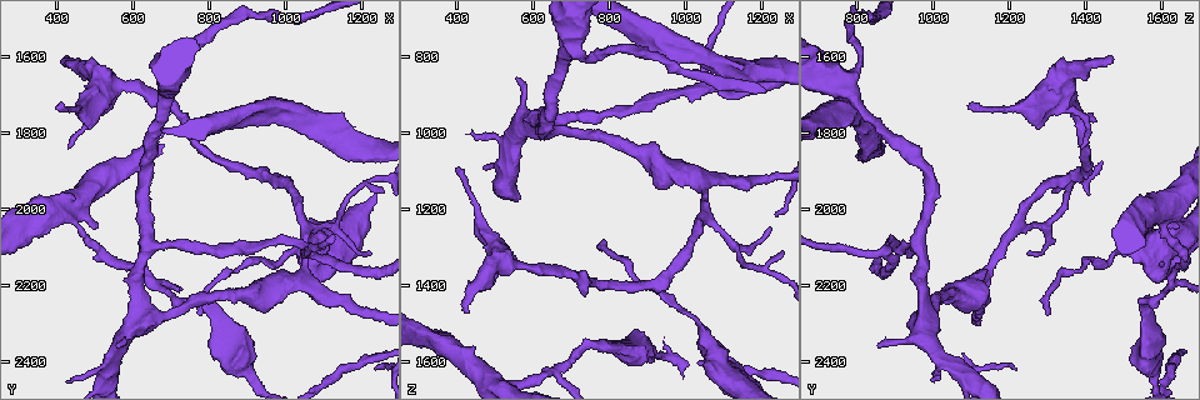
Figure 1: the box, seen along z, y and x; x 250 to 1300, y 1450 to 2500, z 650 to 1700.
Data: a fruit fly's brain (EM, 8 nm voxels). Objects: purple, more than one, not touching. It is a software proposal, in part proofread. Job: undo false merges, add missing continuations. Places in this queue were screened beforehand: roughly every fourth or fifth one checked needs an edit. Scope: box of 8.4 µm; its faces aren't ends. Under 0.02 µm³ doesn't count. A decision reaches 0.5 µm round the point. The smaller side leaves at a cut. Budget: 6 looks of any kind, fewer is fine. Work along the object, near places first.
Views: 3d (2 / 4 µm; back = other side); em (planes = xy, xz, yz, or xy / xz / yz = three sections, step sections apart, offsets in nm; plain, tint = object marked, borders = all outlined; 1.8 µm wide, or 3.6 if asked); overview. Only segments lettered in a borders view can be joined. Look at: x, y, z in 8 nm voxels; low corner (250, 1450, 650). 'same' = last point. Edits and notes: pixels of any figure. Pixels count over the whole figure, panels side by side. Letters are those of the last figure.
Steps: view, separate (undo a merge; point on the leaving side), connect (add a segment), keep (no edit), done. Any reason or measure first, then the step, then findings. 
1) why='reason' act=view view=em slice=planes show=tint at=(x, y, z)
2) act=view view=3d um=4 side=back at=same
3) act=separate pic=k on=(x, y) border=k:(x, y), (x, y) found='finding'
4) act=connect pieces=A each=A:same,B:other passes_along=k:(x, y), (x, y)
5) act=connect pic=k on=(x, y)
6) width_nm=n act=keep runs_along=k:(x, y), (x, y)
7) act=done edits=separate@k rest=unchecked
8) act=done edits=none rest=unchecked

why='an open end' act=view view=em slice=yz step=16 show=tint at=(880, 1765, 780)

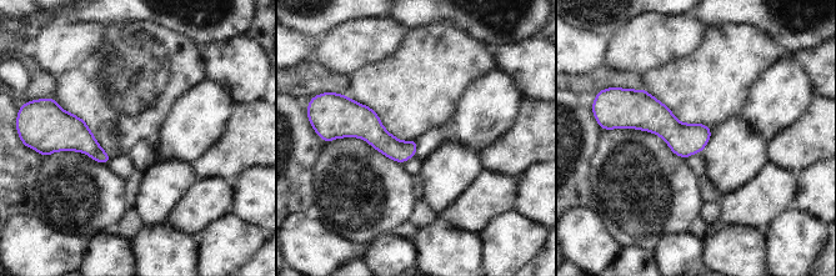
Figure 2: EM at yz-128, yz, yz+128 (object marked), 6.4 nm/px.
act=view view=em slice=xz step=8 show=borders at=same

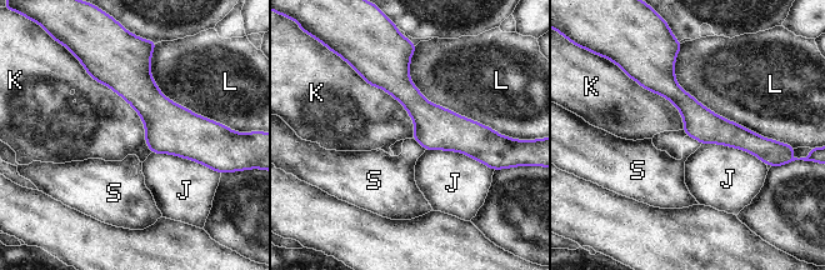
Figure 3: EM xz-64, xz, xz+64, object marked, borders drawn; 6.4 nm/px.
act=keep each=J:other,K:other,L:other,S:other border=3:(83, 64), (139, 115), (151, 151) found='none of them fits'

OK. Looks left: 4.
why='two arms in line, one across' act=view view=3d um=4 at=(1065, 2110, 870)

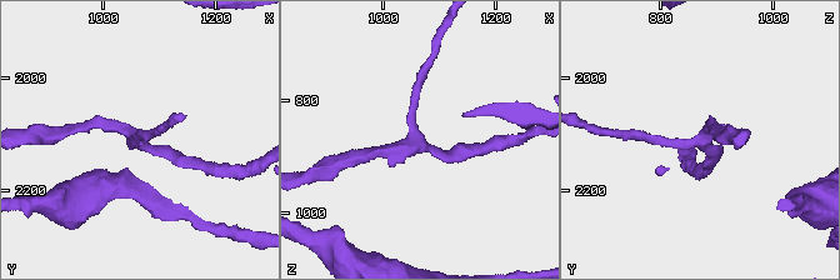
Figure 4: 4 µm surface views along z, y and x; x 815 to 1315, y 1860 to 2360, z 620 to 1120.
arms=3 act=view view=em slice=planes show=tint at=(1065, 2115, 875)

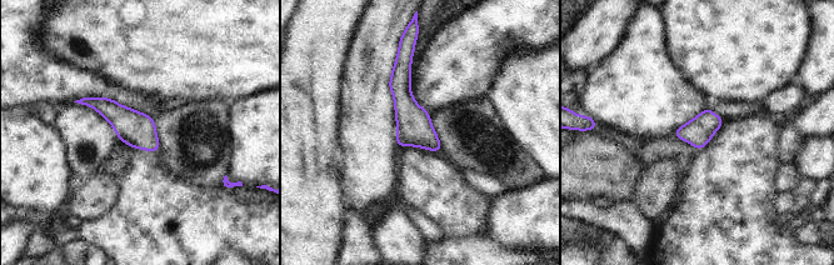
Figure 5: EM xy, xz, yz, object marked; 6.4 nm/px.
act=view view=em slice=planes show=borders at=same

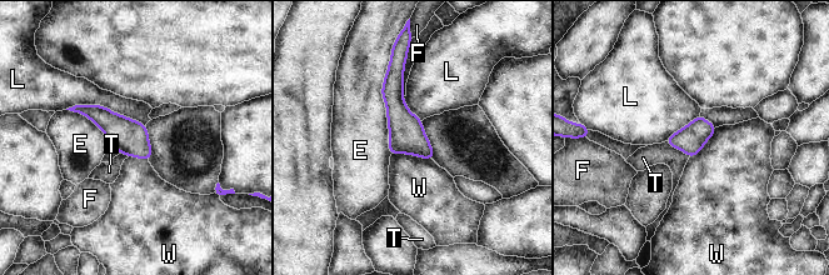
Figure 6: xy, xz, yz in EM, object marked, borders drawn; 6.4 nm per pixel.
act=keep each=E:other,F:other,L:other,T:other,W:other border=6:(390, 155), (413, 154), (432, 160) found='one neuron here'

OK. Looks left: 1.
act=done edits=none rest=unchecked

